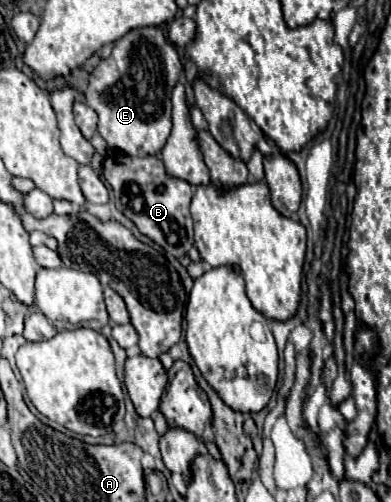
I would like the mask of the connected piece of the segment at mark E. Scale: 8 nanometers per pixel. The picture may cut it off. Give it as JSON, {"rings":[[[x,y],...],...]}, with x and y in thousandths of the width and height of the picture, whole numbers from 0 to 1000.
{"rings":[[[391,52],[345,56],[294,84],[284,112],[258,120],[253,131],[228,151],[228,171],[217,183],[223,211],[233,211],[253,231],[248,259],[284,295],[309,299],[330,311],[355,311],[355,315],[402,311],[412,303],[437,263],[437,179],[442,179],[442,167],[458,159],[463,135],[468,131],[448,92],[427,84],[427,76],[407,56],[391,56]]]}

